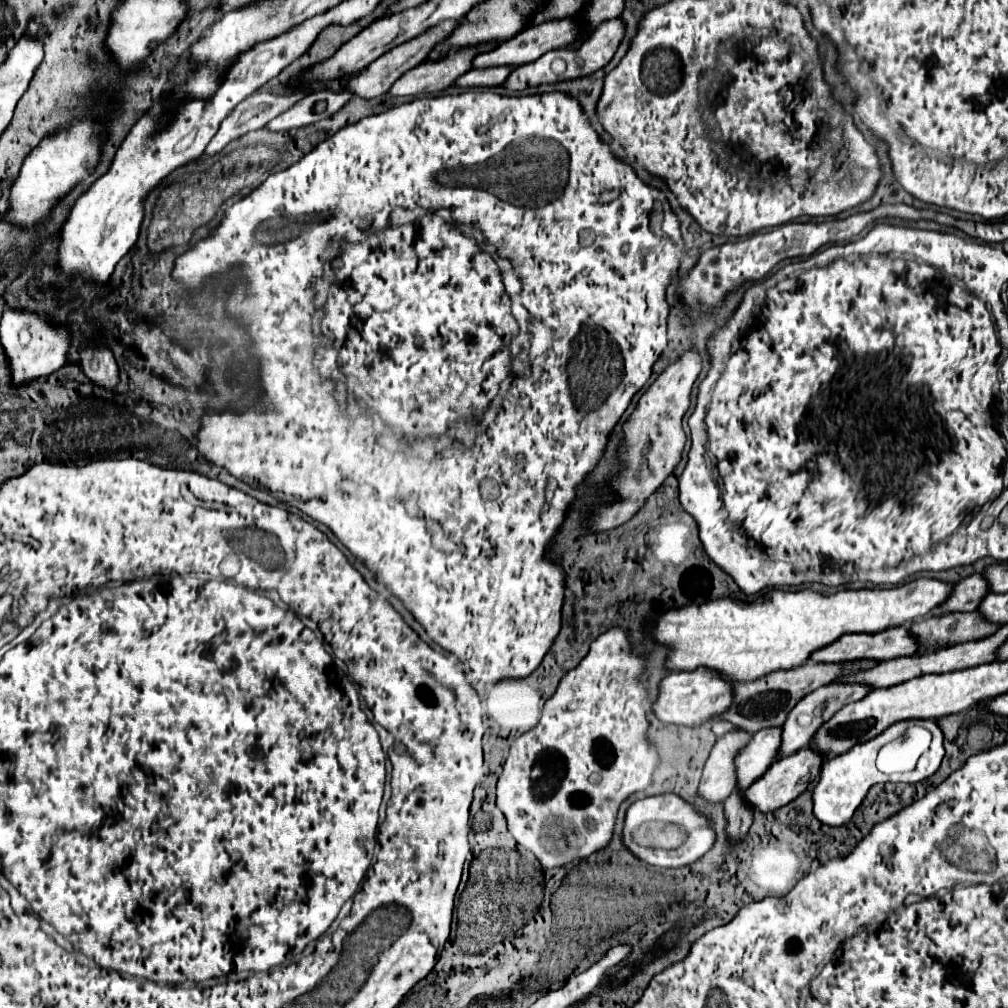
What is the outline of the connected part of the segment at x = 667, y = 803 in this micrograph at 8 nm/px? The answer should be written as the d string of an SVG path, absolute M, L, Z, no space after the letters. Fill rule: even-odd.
M660 794L660 796L650 796L650 798L642 798L642 800L636 800L628 806L626 810L626 818L624 818L624 844L626 848L642 862L650 864L650 866L658 866L658 868L680 868L680 866L686 866L686 864L692 864L694 860L698 860L700 856L704 856L712 842L714 842L714 830L710 828L710 822L700 814L696 812L690 804L686 804L680 796L674 796L674 794ZM650 820L658 820L658 822L672 822L672 824L678 824L686 830L686 840L674 848L674 850L660 850L660 848L644 848L644 846L638 846L634 840L632 840L632 830L636 826L640 826L642 822L650 822Z

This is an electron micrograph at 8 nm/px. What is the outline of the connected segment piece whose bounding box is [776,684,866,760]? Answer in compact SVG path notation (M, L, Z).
M826 684L814 692L810 692L806 698L802 698L790 712L790 716L786 718L786 722L782 724L782 744L778 750L776 760L786 758L802 748L808 746L810 736L814 736L814 732L826 722L830 720L830 716L834 716L834 712L838 712L838 708L860 700L862 696L866 696L866 688L858 688L858 684Z

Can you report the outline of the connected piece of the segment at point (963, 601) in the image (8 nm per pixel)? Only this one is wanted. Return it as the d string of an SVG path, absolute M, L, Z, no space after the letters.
M972 574L956 584L950 600L946 600L946 604L942 604L936 612L974 612L988 592L986 578L982 574Z

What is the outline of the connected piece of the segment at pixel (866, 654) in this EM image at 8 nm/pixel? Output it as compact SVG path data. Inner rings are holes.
M902 626L888 628L888 632L878 632L876 636L842 636L830 644L830 648L822 648L814 652L814 662L852 662L852 660L892 660L900 656L916 656L918 640Z

